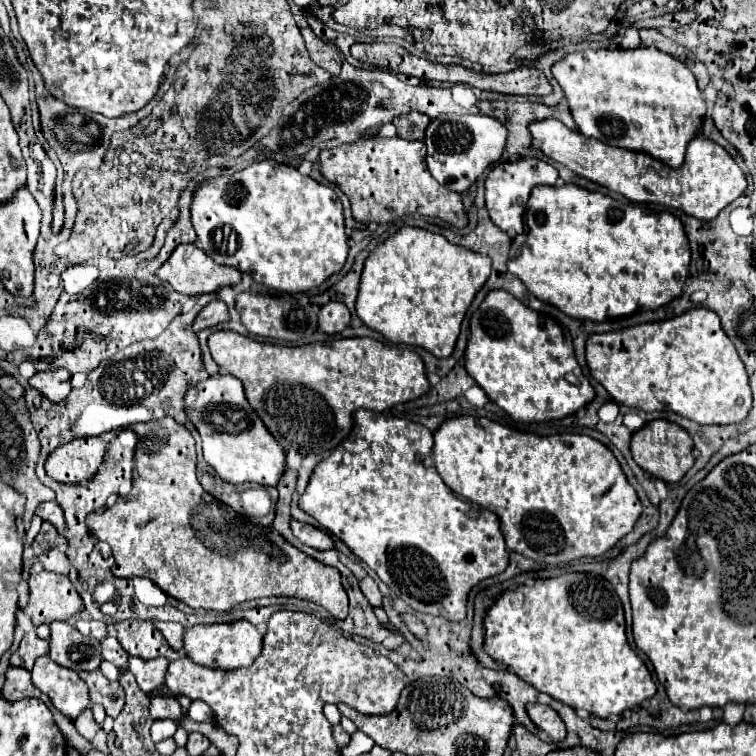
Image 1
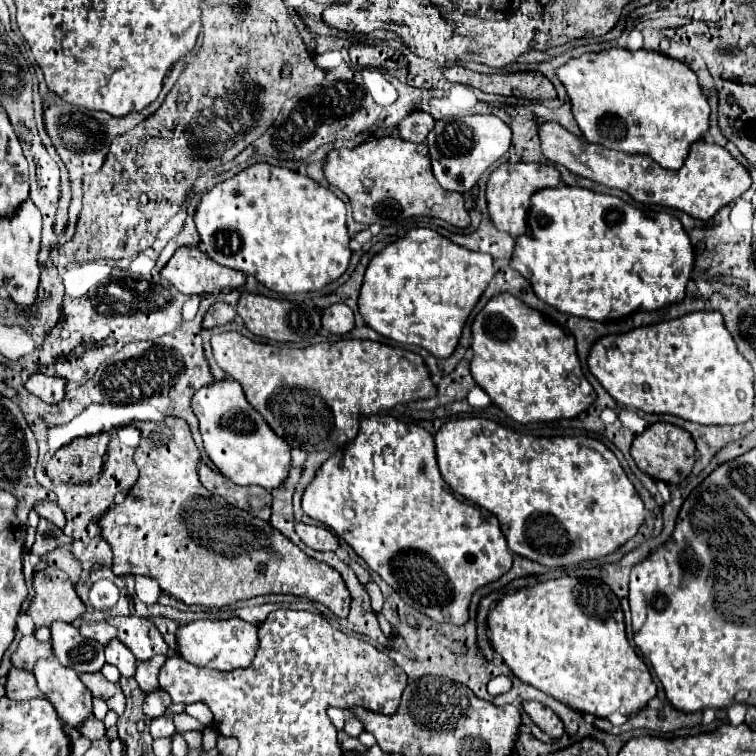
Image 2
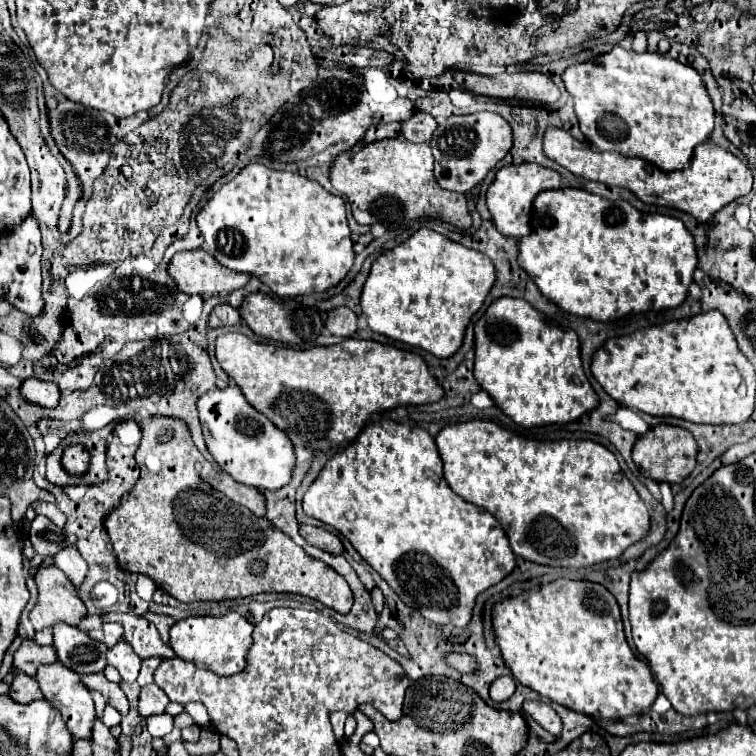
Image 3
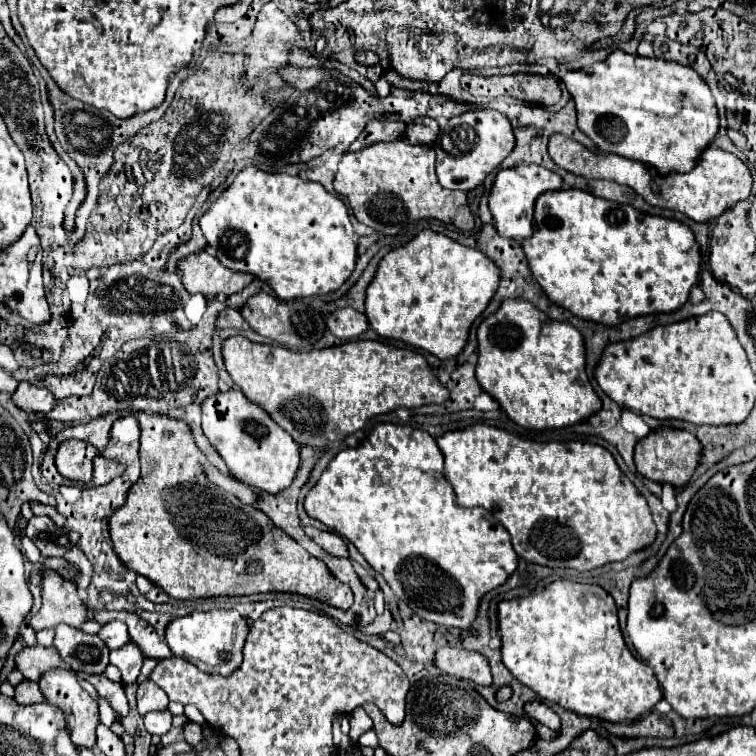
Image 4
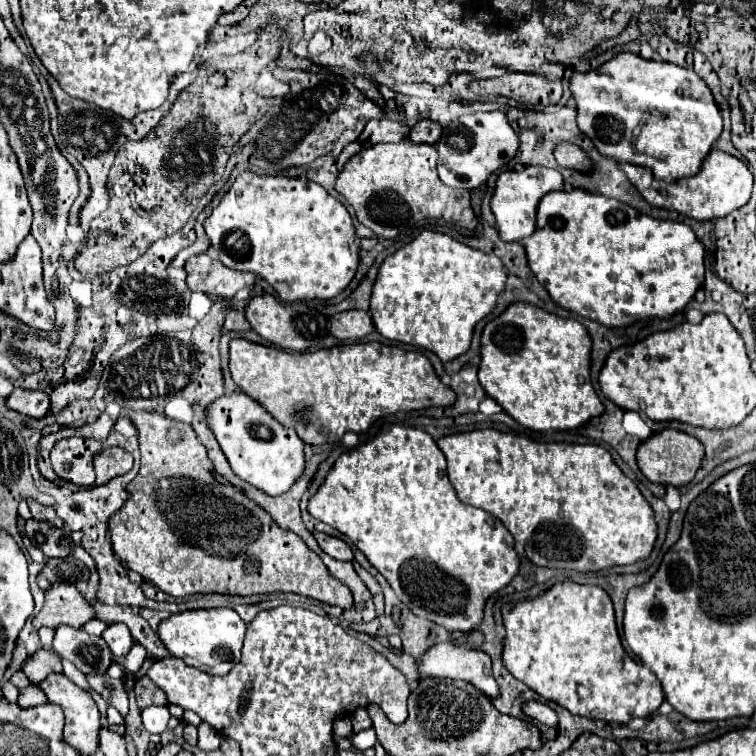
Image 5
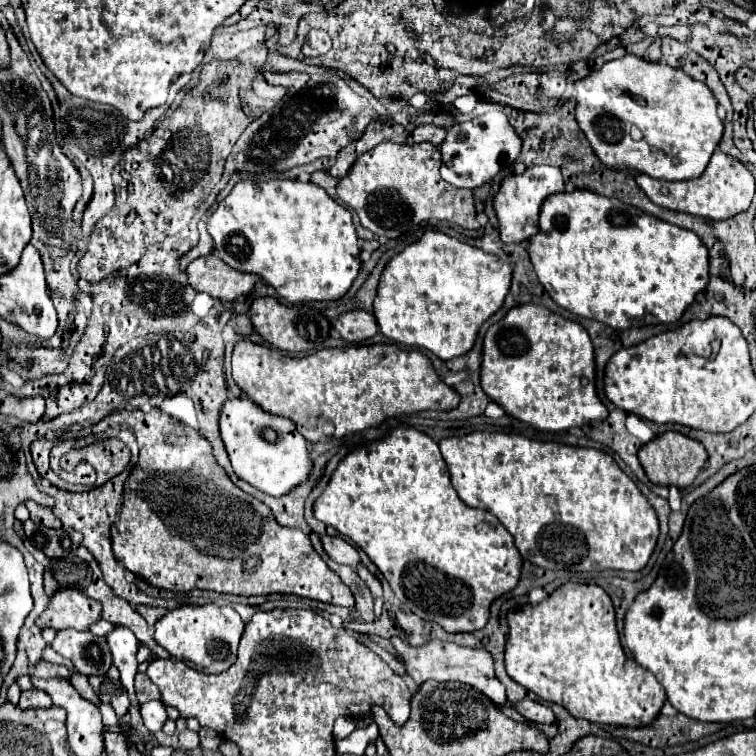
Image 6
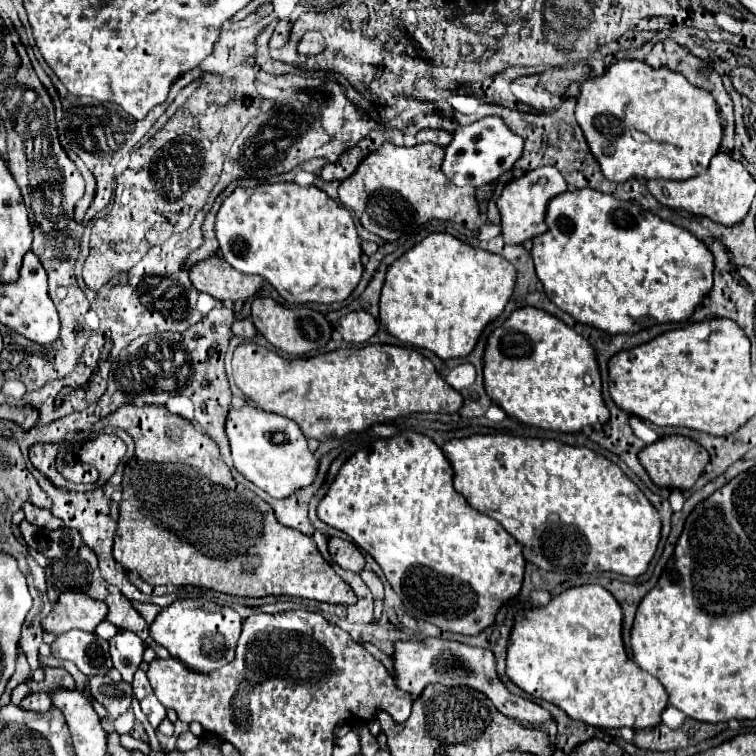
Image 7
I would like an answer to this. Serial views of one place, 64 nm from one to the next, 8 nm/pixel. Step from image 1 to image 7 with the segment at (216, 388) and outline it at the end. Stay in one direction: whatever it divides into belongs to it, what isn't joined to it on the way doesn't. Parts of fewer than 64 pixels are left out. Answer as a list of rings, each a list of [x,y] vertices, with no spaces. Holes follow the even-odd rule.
[[[244,404],[228,412],[226,434],[232,448],[236,470],[258,488],[266,490],[274,498],[288,498],[290,494],[310,486],[318,472],[318,460],[308,448],[300,426],[284,416],[264,412],[256,406]]]

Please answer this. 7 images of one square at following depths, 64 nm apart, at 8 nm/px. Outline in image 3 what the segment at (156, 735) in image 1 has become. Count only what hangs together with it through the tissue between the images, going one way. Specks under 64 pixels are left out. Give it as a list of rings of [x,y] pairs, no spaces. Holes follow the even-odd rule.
[[[156,714],[156,716],[148,716],[146,718],[146,726],[148,726],[148,732],[152,736],[166,736],[172,732],[172,716],[170,714]]]

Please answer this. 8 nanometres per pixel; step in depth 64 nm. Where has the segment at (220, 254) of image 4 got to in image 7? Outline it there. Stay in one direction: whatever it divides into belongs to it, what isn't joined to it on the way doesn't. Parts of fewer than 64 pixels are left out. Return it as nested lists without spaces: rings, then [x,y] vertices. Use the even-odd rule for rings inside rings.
[[[316,186],[236,188],[216,214],[216,238],[230,266],[242,274],[262,276],[290,304],[342,302],[356,290],[364,272],[350,212]]]

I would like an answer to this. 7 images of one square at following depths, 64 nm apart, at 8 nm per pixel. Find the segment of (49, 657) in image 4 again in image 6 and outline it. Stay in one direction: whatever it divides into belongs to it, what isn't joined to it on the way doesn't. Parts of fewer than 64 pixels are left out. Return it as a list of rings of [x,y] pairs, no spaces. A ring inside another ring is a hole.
[[[40,660],[36,666],[34,666],[34,676],[40,676],[40,678],[70,678],[70,672],[66,666],[58,666],[58,664],[50,664],[50,662],[44,662]]]

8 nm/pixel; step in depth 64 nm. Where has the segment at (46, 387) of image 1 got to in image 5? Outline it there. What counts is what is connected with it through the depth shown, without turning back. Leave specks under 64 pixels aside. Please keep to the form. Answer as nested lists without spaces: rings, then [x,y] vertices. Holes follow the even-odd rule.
[[[14,388],[12,394],[6,398],[6,406],[18,414],[30,416],[30,418],[44,418],[50,402],[46,394],[40,394],[36,390],[20,390]]]

